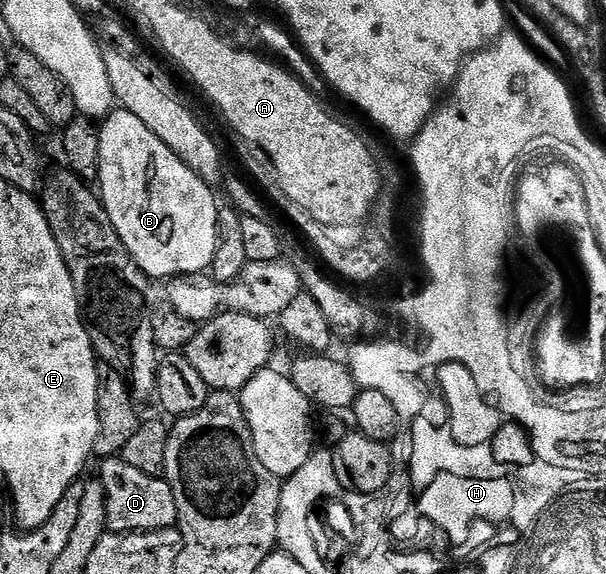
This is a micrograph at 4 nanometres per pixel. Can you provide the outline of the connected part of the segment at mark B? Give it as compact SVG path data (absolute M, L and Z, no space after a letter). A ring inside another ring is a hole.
M123 108L113 109L100 127L100 165L98 167L98 197L104 204L108 219L132 257L132 263L149 279L167 280L177 276L207 271L216 251L218 228L218 201L212 195L213 187L203 182L138 116Z

